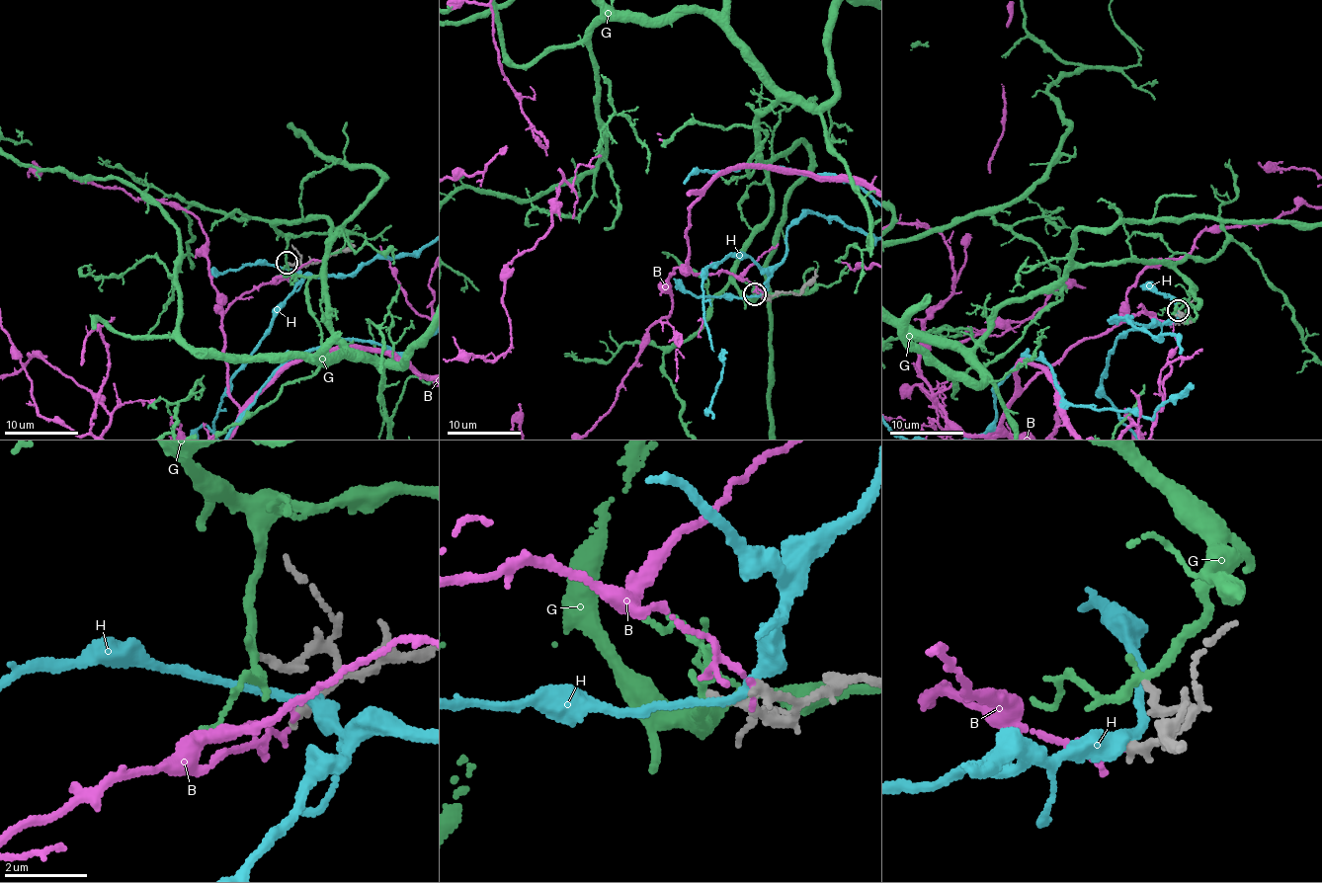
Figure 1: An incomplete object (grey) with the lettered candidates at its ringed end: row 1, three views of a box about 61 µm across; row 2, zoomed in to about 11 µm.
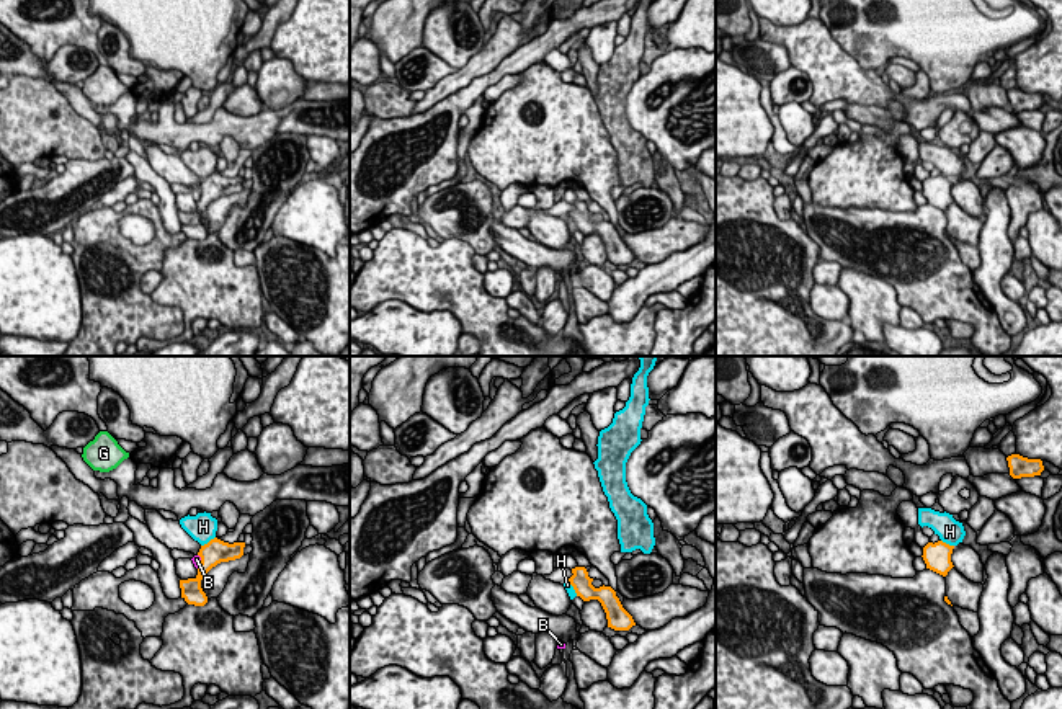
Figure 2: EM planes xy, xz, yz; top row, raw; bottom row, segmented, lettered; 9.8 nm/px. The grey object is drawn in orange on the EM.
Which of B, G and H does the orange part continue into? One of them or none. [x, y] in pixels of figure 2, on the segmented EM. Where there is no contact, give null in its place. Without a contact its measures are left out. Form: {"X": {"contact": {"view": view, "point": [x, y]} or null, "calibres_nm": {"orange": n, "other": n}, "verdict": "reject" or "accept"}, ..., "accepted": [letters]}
{"B": {"contact": {"view": "xy", "point": [201, 561]}, "calibres_nm": {"orange": 240, "other": 90}, "verdict": "reject"}, "G": {"contact": null, "verdict": "reject"}, "H": {"contact": {"view": "xy", "point": [209, 541]}, "calibres_nm": {"orange": 240, "other": 280}, "verdict": "reject"}, "accepted": []}

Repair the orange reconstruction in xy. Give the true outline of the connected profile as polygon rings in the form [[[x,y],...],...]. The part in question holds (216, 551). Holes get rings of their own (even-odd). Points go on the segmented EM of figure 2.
[[[217,537],[201,546],[198,552],[198,555],[201,557],[198,575],[194,578],[180,580],[181,598],[188,604],[204,606],[207,603],[207,596],[201,588],[201,580],[217,564],[240,559],[243,555],[243,547],[245,547],[245,542],[229,544]]]

